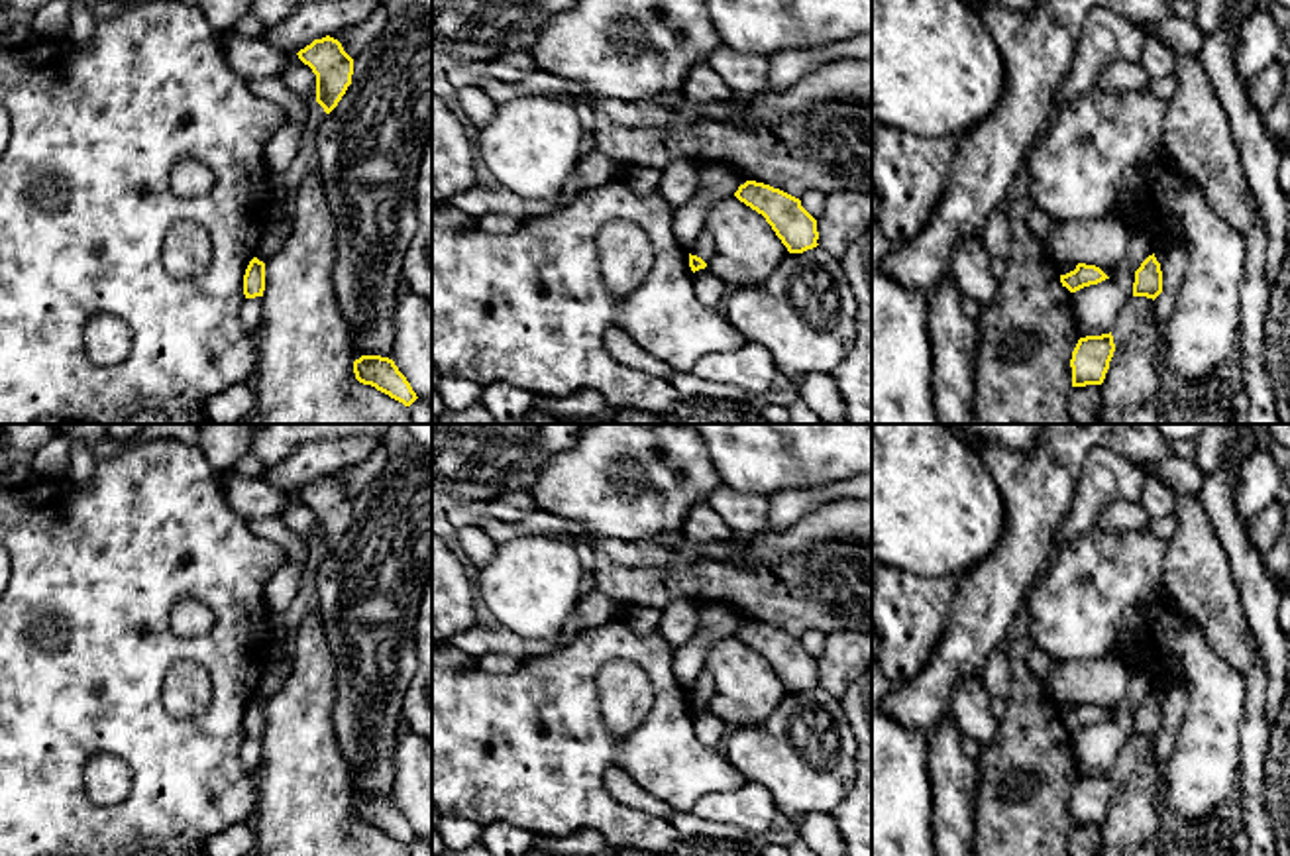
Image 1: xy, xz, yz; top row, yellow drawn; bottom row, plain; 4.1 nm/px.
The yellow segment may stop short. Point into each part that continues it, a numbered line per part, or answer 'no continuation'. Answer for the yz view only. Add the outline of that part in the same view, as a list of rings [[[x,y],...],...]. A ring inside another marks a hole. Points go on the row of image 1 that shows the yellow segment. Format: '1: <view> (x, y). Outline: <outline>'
no continuation

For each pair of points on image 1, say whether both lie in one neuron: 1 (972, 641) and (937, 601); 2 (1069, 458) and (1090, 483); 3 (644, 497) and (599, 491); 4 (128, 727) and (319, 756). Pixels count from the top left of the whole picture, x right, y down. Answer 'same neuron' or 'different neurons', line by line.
1: different neurons
2: different neurons
3: same neuron
4: different neurons

